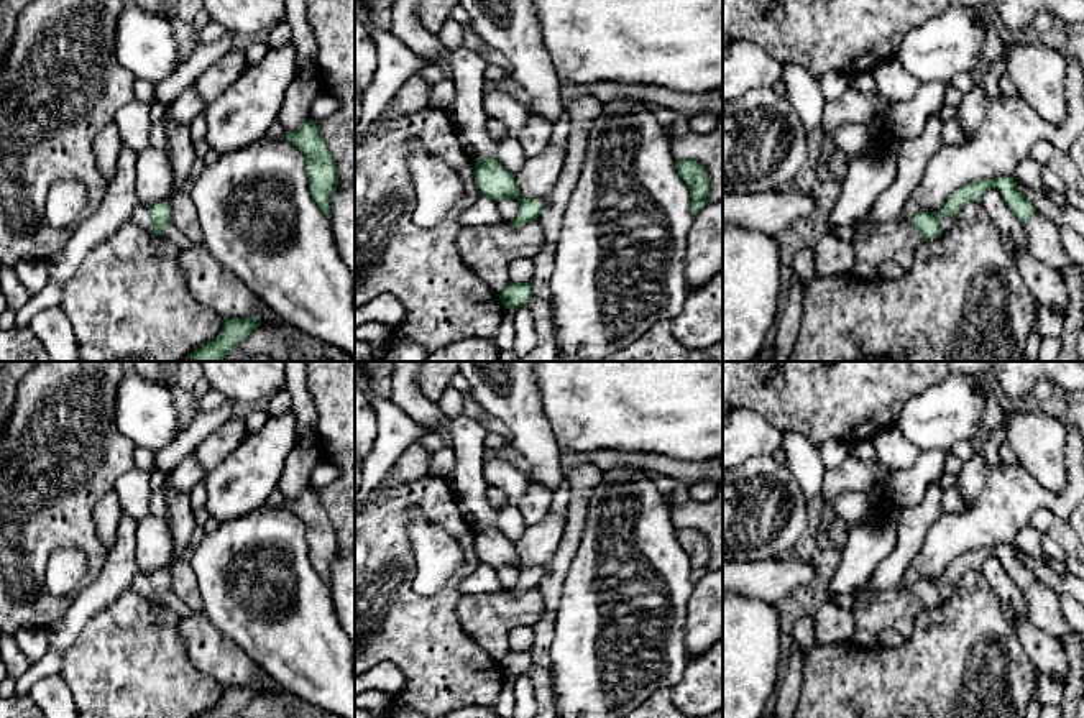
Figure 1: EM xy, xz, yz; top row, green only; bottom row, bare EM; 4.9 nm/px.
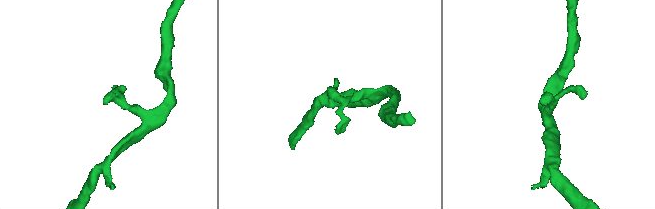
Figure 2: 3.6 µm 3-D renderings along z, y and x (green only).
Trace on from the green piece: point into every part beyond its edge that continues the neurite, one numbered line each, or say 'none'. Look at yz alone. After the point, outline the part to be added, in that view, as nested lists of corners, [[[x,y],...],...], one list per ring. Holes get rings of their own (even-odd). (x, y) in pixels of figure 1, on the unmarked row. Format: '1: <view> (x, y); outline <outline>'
none

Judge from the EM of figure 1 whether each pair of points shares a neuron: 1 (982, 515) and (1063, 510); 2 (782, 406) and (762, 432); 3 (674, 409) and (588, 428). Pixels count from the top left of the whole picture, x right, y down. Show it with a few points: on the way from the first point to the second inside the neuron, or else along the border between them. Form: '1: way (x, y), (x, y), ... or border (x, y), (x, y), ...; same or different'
1: way (1002, 510), (1010, 501), (1043, 501); same
2: border (739, 408), (759, 413), (780, 434); different
3: way (652, 409), (610, 409); same

